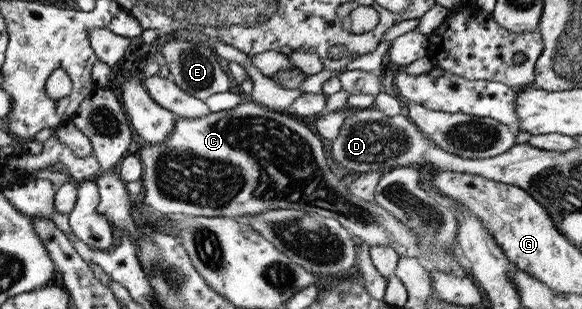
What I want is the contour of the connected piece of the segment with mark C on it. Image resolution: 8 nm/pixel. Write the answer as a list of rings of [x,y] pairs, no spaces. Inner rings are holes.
[[[245,98],[245,101],[243,101],[242,103],[239,103],[237,106],[234,106],[233,108],[230,108],[229,110],[209,111],[207,114],[204,114],[203,116],[200,116],[197,118],[187,118],[187,117],[177,118],[177,120],[174,122],[174,125],[172,126],[172,129],[169,131],[169,134],[160,143],[145,143],[145,146],[143,146],[142,149],[140,150],[140,163],[142,167],[142,176],[141,176],[140,181],[142,182],[143,188],[145,189],[143,202],[145,205],[148,206],[149,209],[151,209],[152,211],[156,211],[157,213],[165,213],[166,215],[171,215],[171,216],[174,216],[175,214],[178,213],[179,215],[190,215],[190,216],[237,218],[237,217],[259,214],[260,212],[263,212],[264,210],[275,210],[278,208],[300,210],[300,211],[305,211],[306,213],[315,212],[315,214],[325,216],[325,218],[335,219],[343,228],[345,228],[345,230],[350,234],[350,236],[355,239],[357,244],[364,242],[365,244],[368,244],[369,247],[377,246],[377,245],[390,246],[398,254],[399,257],[420,256],[421,248],[419,246],[419,243],[415,239],[415,236],[413,235],[411,228],[408,228],[407,226],[403,225],[402,222],[399,222],[387,209],[384,209],[382,206],[379,206],[374,200],[364,201],[363,199],[360,199],[359,197],[356,197],[355,195],[352,195],[349,192],[349,189],[347,188],[347,186],[345,186],[342,183],[342,180],[337,178],[337,176],[335,176],[335,174],[333,174],[333,172],[329,170],[329,166],[327,166],[327,160],[325,160],[325,154],[323,154],[323,146],[321,145],[320,136],[318,136],[315,133],[315,131],[312,129],[311,126],[301,125],[301,122],[299,122],[296,118],[289,116],[287,113],[280,113],[279,111],[269,110],[267,107],[259,106],[255,101],[249,101],[246,98]]]

